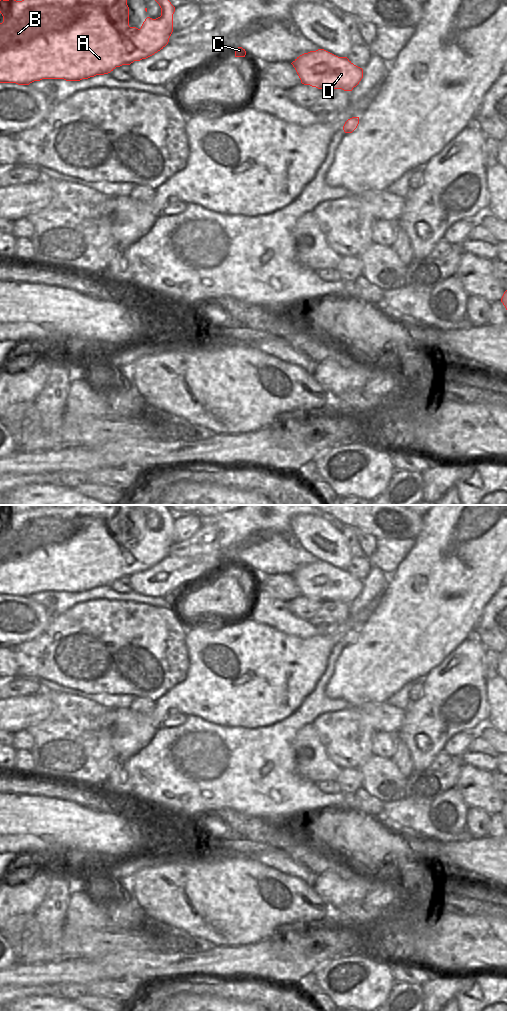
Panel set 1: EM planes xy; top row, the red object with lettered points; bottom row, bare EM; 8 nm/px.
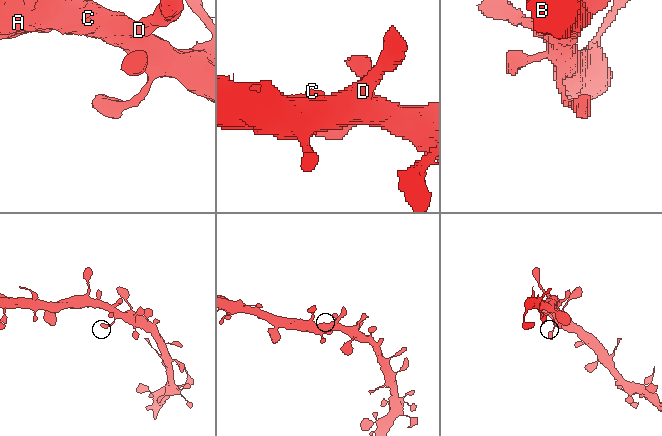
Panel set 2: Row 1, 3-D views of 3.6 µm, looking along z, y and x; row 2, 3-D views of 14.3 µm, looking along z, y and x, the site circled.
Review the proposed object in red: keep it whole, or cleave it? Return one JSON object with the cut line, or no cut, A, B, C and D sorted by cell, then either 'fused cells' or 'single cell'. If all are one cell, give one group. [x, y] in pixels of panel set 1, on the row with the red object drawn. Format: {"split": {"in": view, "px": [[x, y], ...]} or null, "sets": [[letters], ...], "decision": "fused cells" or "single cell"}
{"split": null, "sets": [["A", "B", "C", "D"]], "decision": "single cell"}

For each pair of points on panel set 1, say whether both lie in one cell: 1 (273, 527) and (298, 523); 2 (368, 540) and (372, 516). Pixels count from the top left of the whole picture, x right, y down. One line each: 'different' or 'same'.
1: different
2: different

